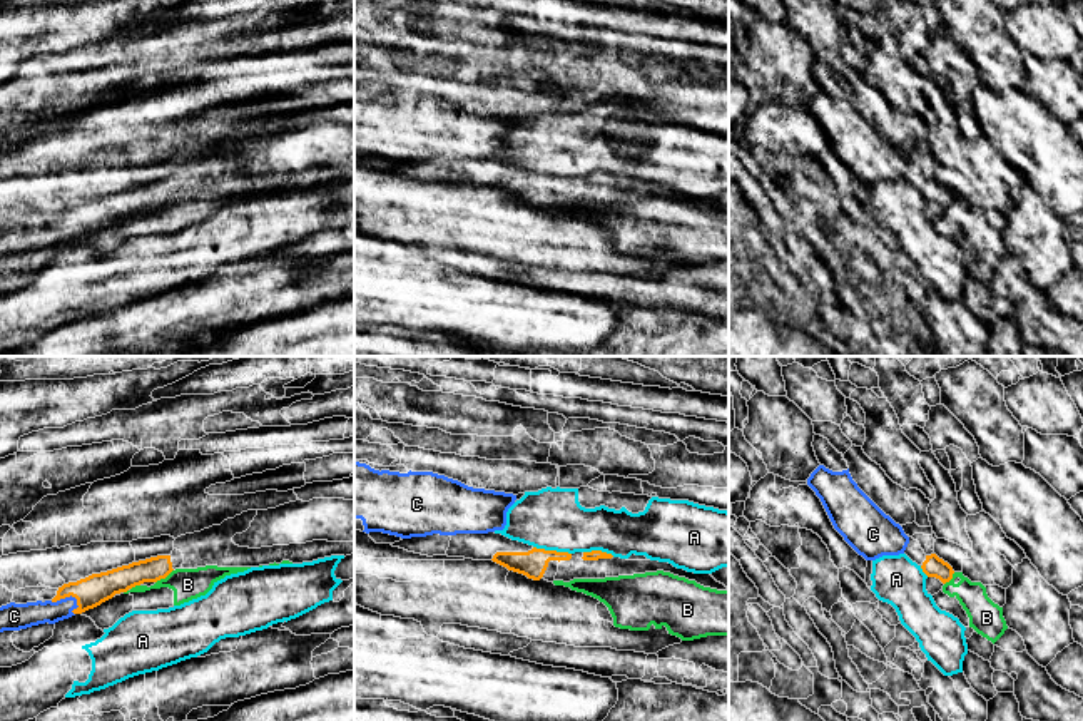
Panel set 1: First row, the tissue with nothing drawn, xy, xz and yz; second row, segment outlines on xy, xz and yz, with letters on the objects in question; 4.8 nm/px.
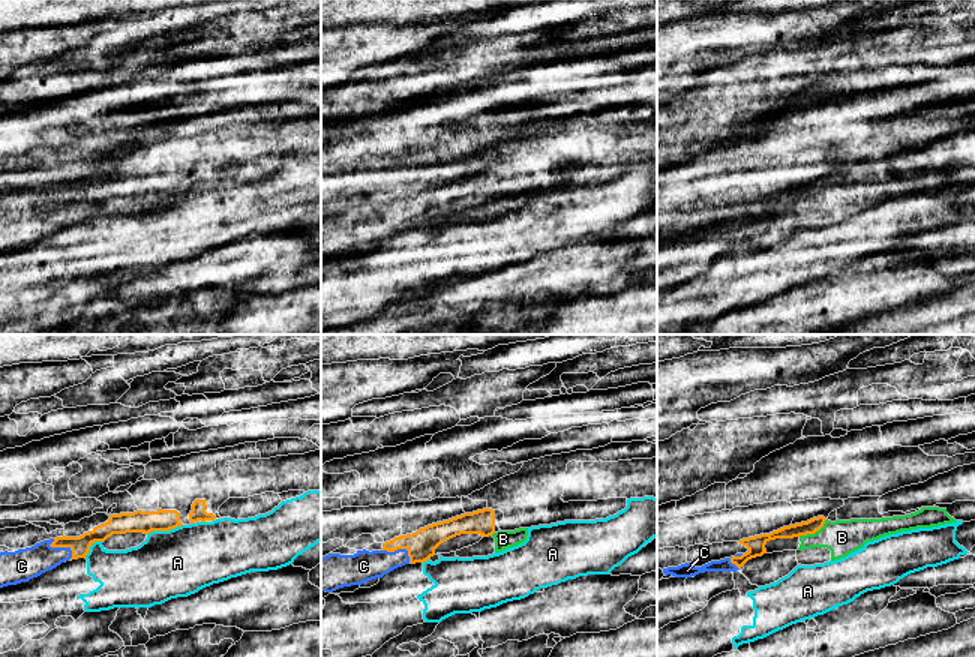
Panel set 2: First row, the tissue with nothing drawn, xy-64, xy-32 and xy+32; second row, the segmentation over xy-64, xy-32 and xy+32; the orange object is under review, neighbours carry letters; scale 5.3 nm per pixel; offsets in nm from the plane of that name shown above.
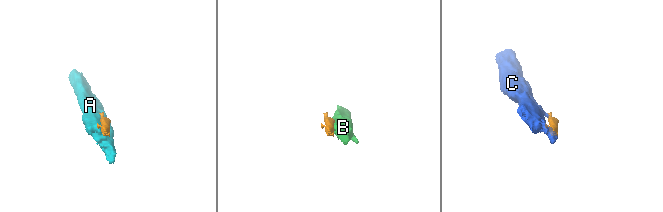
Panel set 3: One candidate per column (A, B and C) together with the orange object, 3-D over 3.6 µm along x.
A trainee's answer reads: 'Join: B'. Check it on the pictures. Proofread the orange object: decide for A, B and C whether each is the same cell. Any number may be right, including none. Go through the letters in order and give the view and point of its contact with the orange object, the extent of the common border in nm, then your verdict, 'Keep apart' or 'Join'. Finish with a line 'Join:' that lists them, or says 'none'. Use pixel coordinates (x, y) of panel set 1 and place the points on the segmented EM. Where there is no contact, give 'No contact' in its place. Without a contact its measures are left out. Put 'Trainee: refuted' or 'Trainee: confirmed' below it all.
A: Touches orange at xz (552, 551). Shared border 190 nm. Keep apart
B: Touches orange at xy (164, 577). Shared border 110 nm. Keep apart
C: Touches orange at xy (67, 596). Shared border 150 nm. Keep apart
Join: none
Trainee: refuted

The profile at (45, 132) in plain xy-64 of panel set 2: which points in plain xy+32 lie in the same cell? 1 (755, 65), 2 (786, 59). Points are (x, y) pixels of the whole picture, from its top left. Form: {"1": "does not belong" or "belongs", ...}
{"1": "belongs", "2": "belongs"}

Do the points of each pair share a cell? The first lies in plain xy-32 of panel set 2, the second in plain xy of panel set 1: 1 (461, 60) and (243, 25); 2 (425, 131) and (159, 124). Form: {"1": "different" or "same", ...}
{"1": "same", "2": "same"}

